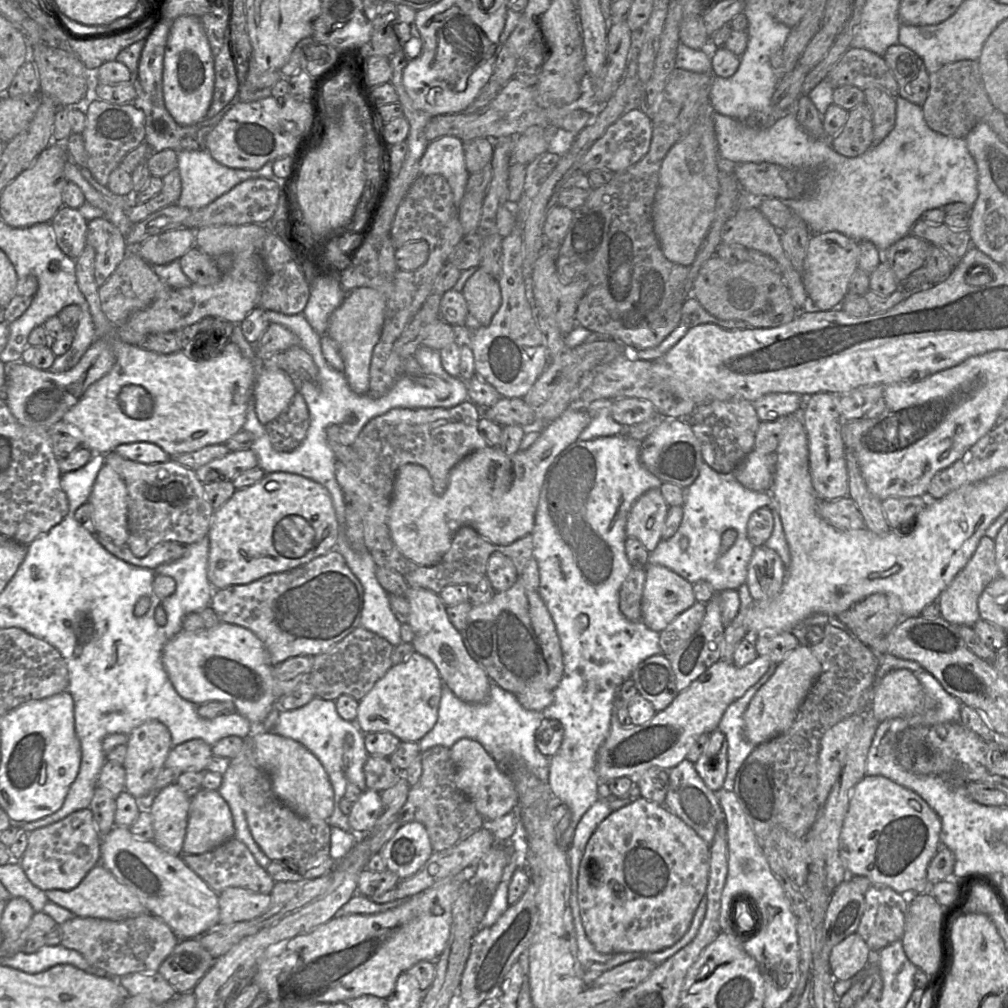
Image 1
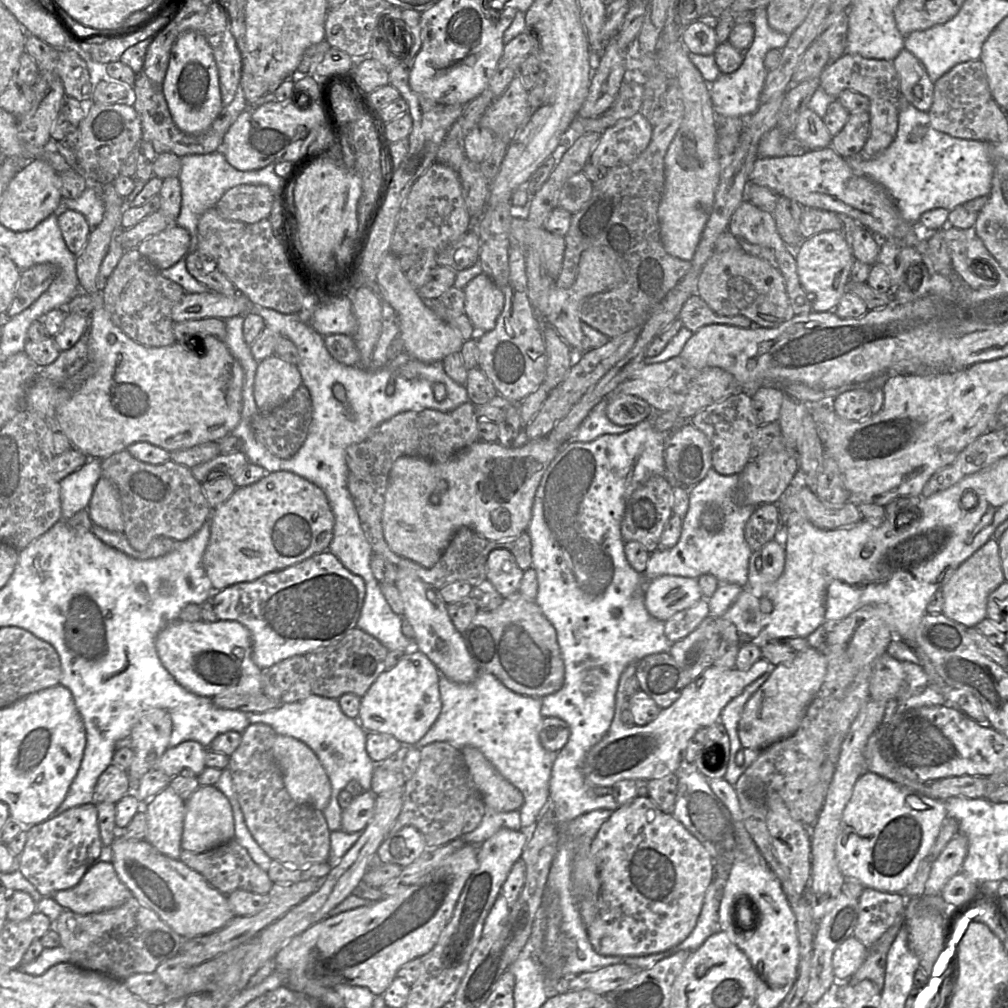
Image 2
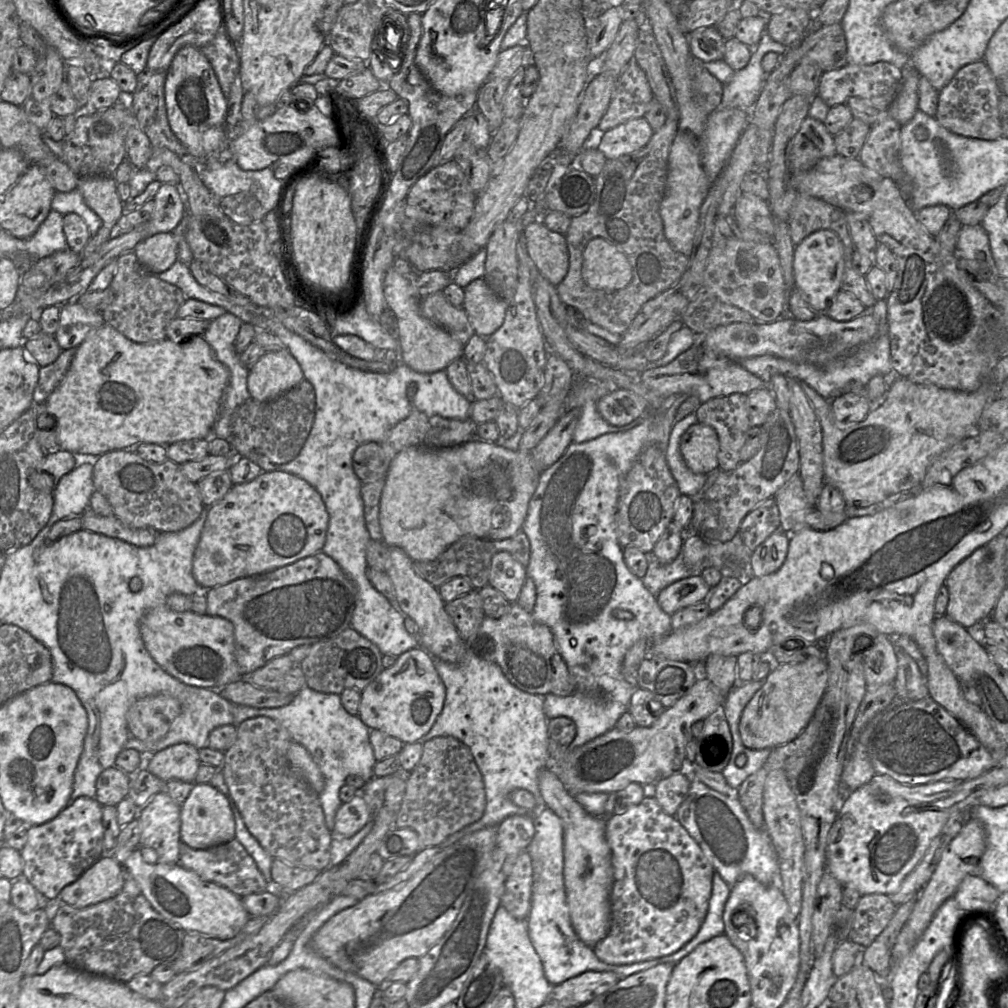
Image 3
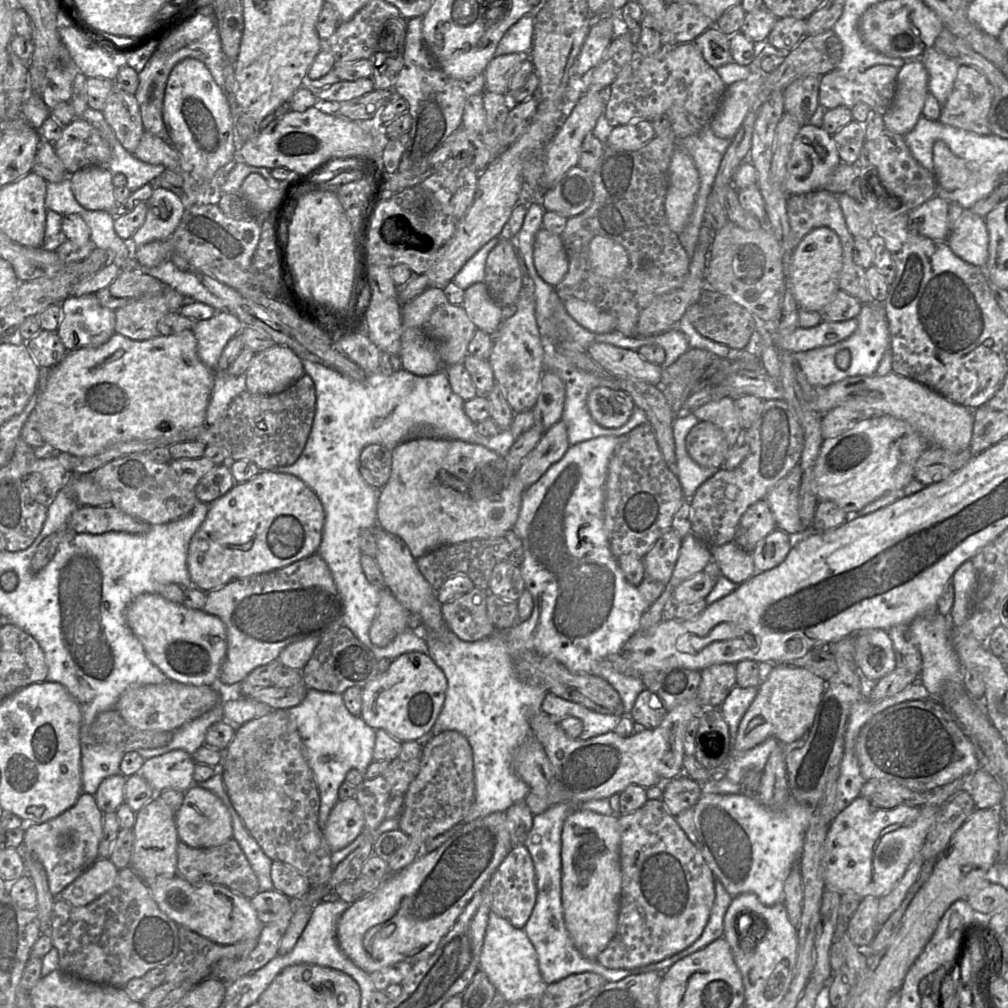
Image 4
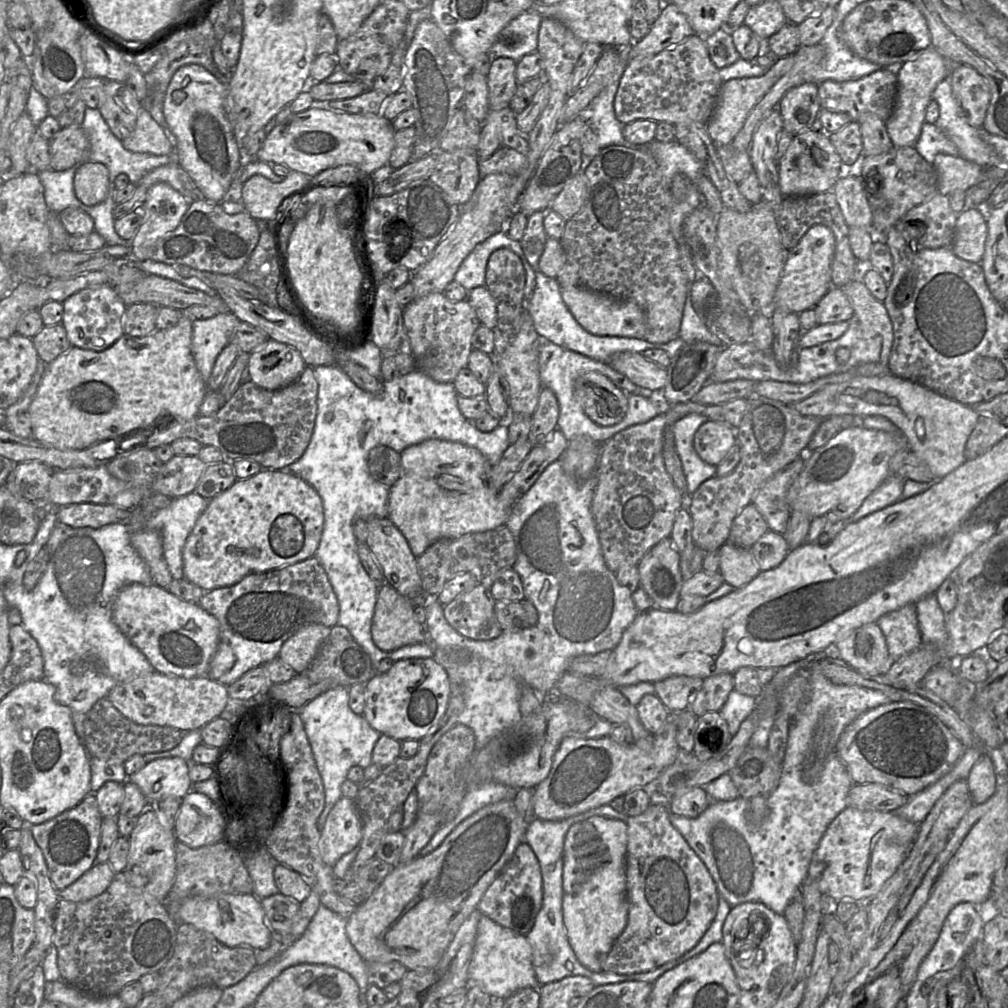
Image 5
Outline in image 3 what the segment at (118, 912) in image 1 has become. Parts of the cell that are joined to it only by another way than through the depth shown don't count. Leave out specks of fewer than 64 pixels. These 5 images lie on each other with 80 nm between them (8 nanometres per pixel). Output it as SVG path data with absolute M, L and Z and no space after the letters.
M104 855L58 897L73 908L85 908L115 897L123 888L125 870L111 855Z

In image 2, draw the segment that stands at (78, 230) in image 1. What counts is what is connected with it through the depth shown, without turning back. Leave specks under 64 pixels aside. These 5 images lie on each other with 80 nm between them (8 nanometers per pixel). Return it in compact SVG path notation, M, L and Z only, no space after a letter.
M60 209L57 216L64 241L72 254L77 256L87 243L91 231L89 223L75 210Z

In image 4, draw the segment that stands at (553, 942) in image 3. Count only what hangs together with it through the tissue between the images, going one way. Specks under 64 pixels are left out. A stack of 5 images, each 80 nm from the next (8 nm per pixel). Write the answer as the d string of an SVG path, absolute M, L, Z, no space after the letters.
M559 803L541 814L534 815L533 826L524 842L534 866L537 896L523 930L536 950L538 968L546 985L583 972L599 974L606 982L617 982L630 976L625 976L625 971L609 969L596 960L583 957L575 948L565 927L561 902L561 838L565 819L575 811L578 811L577 804Z

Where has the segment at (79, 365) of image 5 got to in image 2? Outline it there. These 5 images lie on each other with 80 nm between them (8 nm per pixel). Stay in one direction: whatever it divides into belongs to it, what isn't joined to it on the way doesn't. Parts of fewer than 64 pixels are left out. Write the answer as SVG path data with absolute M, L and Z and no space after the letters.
M103 301L90 315L87 362L94 365L94 373L56 409L55 417L72 448L89 458L104 459L136 442L148 442L172 452L231 434L242 417L244 371L228 346L217 337L205 336L203 346L201 349L199 339L188 345L177 342L163 347L141 345L113 323Z

